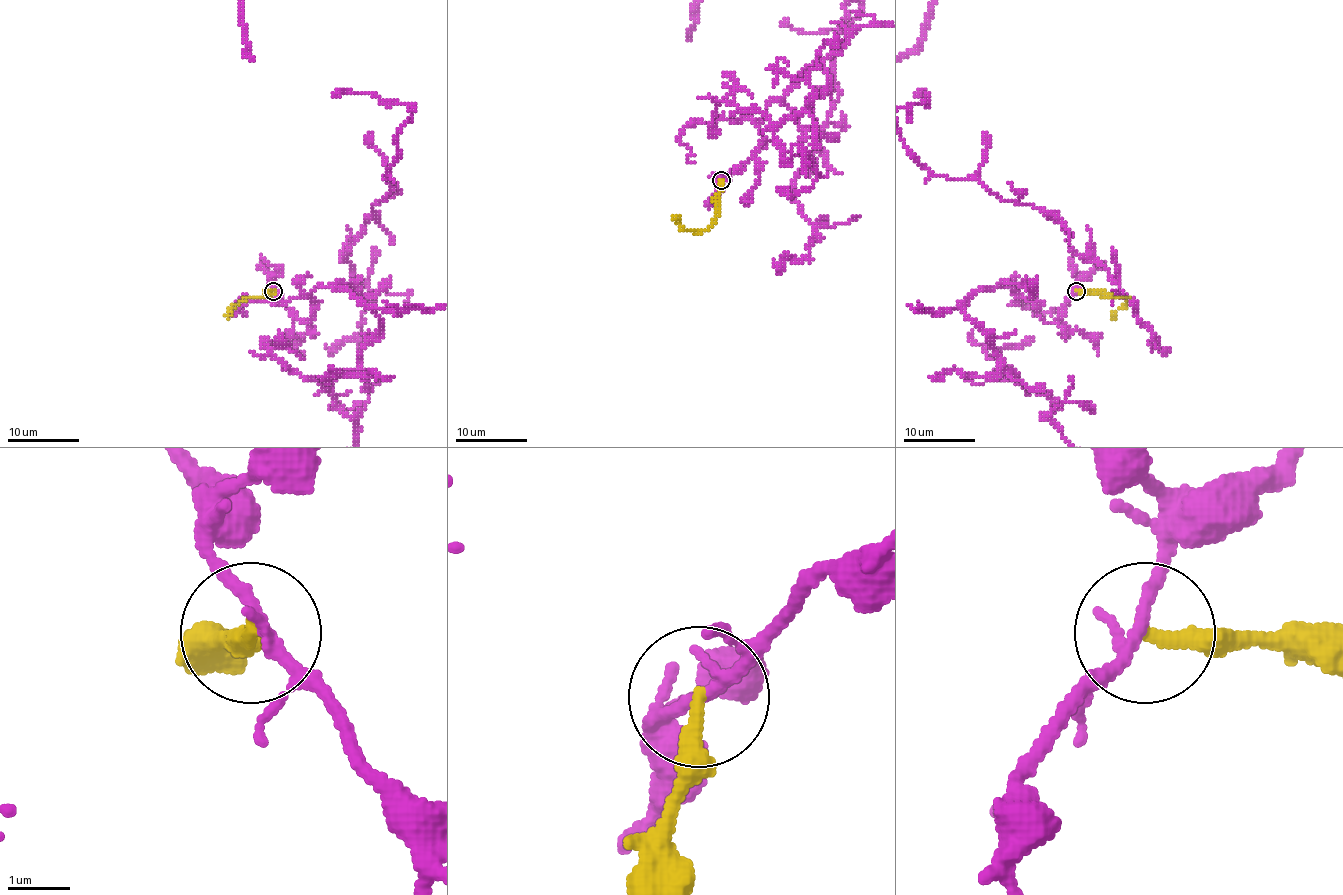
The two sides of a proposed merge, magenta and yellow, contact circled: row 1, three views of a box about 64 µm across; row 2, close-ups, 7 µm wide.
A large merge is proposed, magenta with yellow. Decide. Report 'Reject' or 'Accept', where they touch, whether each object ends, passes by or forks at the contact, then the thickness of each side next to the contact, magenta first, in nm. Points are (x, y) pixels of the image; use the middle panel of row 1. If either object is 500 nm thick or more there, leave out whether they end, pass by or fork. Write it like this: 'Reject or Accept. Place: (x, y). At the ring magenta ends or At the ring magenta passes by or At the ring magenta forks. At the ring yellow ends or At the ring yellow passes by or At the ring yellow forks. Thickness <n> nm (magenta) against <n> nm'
Reject. Place: (721, 180). At the ring magenta passes by. At the ring yellow ends. Thickness 200 nm (magenta) against 280 nm

